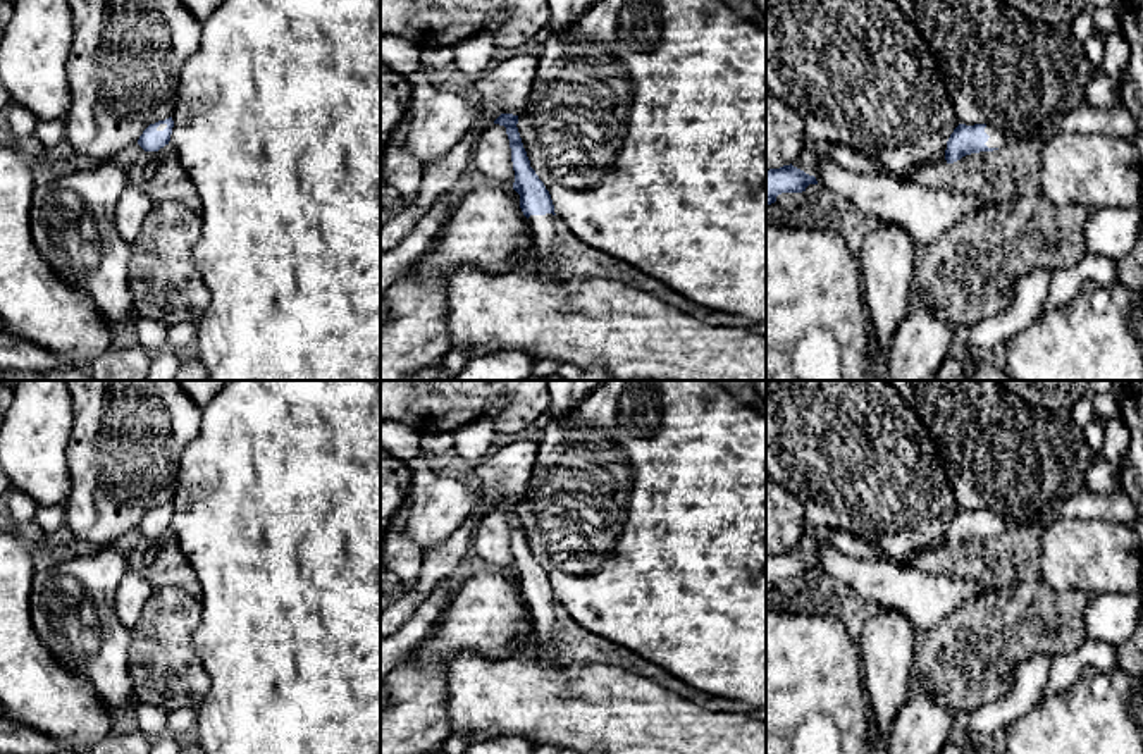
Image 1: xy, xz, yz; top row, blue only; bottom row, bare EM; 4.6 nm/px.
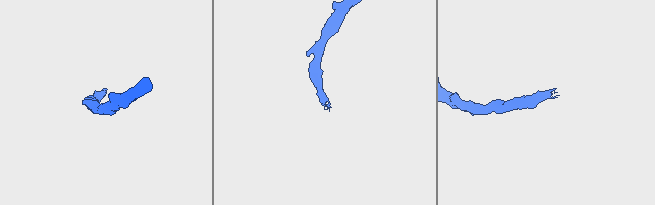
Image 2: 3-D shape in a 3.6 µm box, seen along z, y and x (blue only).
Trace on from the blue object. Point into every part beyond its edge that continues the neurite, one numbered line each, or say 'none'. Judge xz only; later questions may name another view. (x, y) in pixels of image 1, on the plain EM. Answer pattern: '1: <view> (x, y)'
1: xz (543, 611)

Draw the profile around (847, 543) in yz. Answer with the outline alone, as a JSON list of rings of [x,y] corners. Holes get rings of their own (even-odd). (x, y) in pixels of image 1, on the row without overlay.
[[[828,530],[826,539],[837,551],[856,559],[869,559],[876,554],[868,541],[847,530]]]

